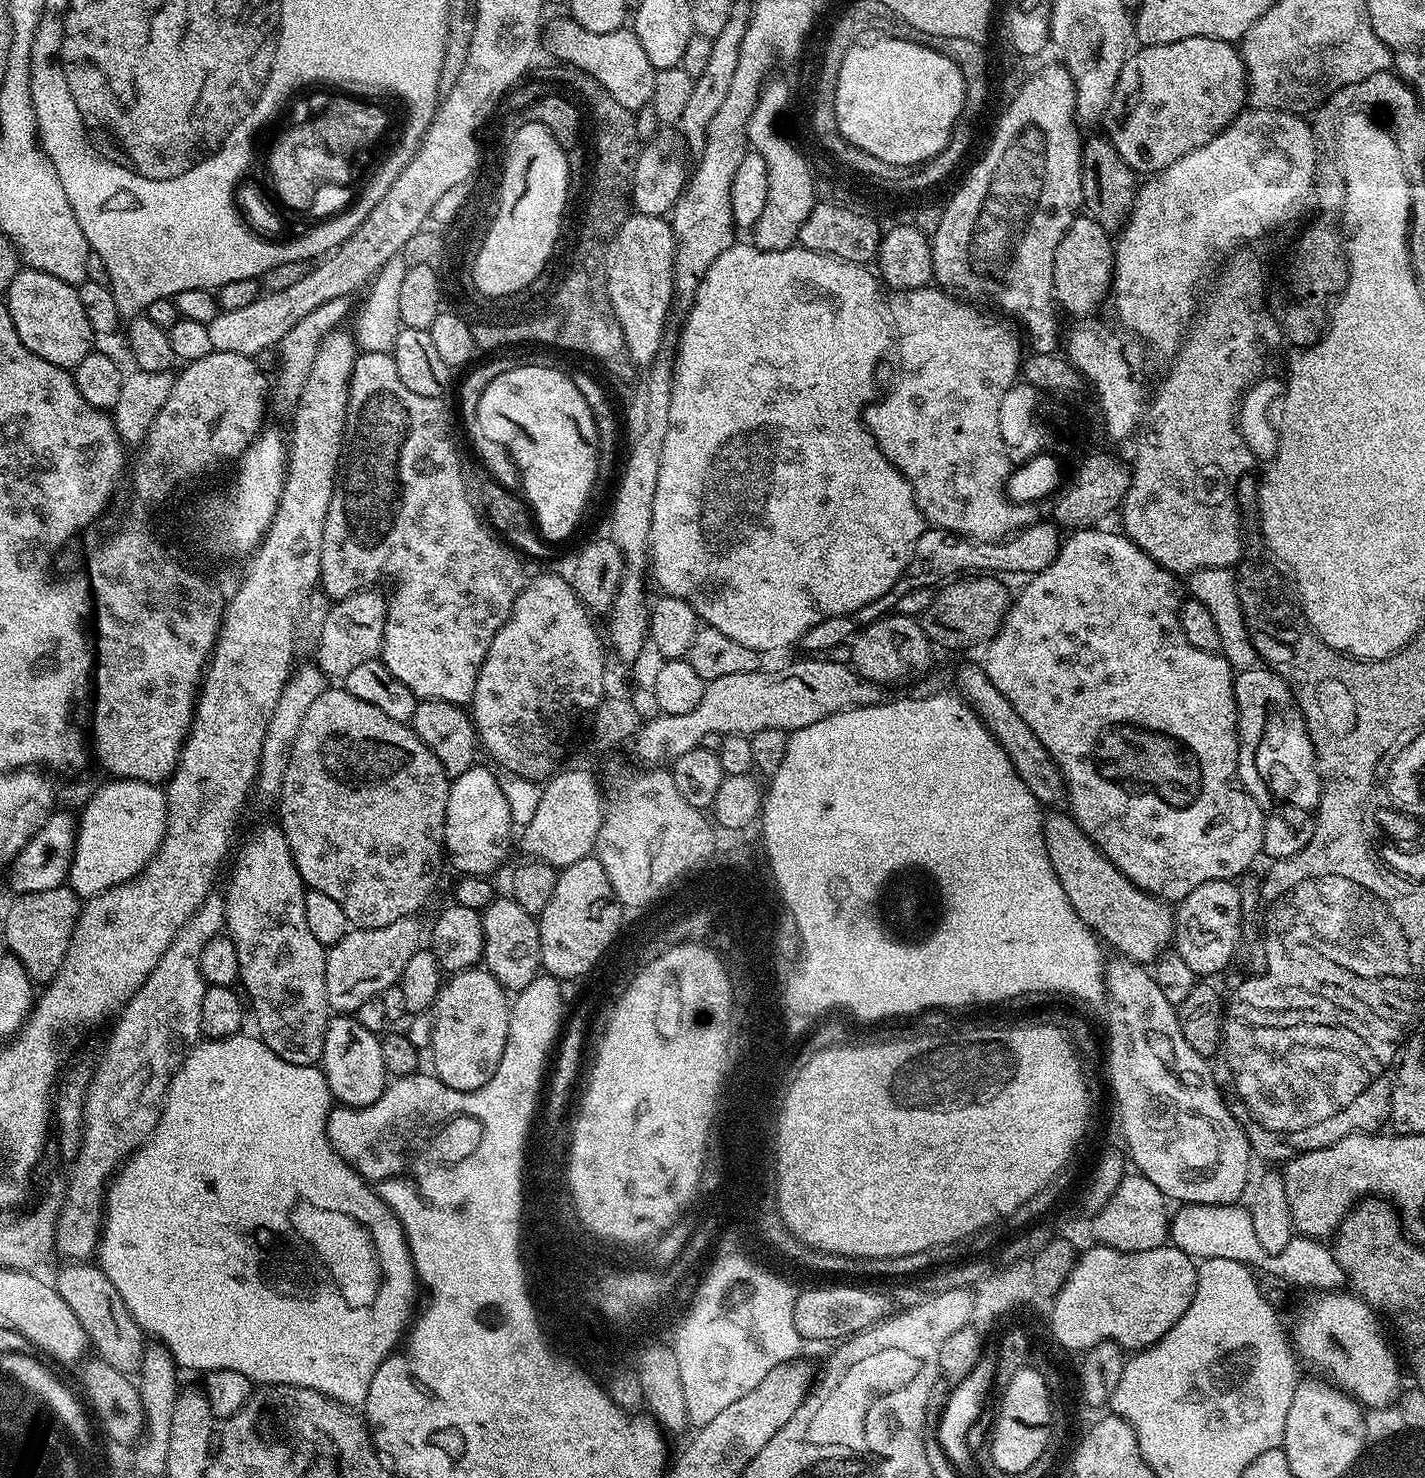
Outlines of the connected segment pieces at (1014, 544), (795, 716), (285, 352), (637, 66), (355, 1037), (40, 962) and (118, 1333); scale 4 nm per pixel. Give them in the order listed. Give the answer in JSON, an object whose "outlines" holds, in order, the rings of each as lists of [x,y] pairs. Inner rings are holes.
{"outlines":[[[[1037,519],[1036,523],[1027,524],[1019,532],[1002,540],[972,540],[968,536],[959,536],[958,533],[945,528],[925,527],[914,546],[912,560],[907,570],[885,595],[888,600],[897,600],[902,598],[902,594],[910,594],[910,590],[935,589],[961,574],[1004,574],[1000,572],[1035,574],[1046,570],[1046,566],[1050,566],[1050,562],[1054,562],[1054,558],[1060,552],[1062,543],[1061,529],[1051,519],[1048,520]]],[[[826,658],[812,659],[816,660],[800,660],[781,672],[761,670],[750,674],[729,674],[727,678],[707,681],[702,702],[698,702],[690,714],[656,714],[653,720],[648,718],[643,721],[634,737],[637,758],[649,760],[649,765],[660,766],[677,760],[686,754],[686,750],[700,747],[706,734],[750,737],[767,728],[791,734],[802,726],[822,722],[822,718],[833,716],[845,708],[865,708],[867,704],[878,704],[885,699],[885,689],[881,685],[867,680],[847,663],[822,660]]],[[[349,296],[334,298],[333,301],[326,302],[325,305],[318,306],[315,310],[310,310],[309,314],[301,319],[290,330],[289,334],[283,336],[278,345],[278,374],[279,382],[276,394],[269,397],[268,408],[276,416],[285,419],[295,415],[297,404],[302,396],[302,389],[306,386],[306,379],[309,378],[310,367],[314,364],[314,357],[317,348],[324,340],[326,334],[335,331],[339,324],[348,314],[351,313],[354,304]]],[[[564,18],[554,21],[549,28],[547,25],[546,48],[561,64],[588,68],[593,76],[599,77],[615,92],[623,107],[637,110],[652,102],[658,69],[652,65],[650,58],[646,58],[646,50],[642,50],[642,42],[638,42],[631,27],[625,26],[610,34],[590,34],[590,30],[582,30],[578,22]]],[[[336,1014],[328,1021],[322,1054],[318,1061],[333,1101],[346,1108],[365,1108],[383,1094],[390,1083],[386,1062],[382,1062],[381,1037],[366,1030],[352,1014]]],[[[65,886],[54,890],[42,890],[38,894],[17,895],[15,899],[4,916],[4,940],[8,943],[7,951],[16,956],[18,962],[22,962],[22,966],[26,966],[26,974],[33,982],[40,986],[47,985],[64,961],[68,943],[76,929],[76,919],[80,916],[81,897],[77,896],[72,887]]],[[[92,1262],[65,1263],[65,1268],[54,1279],[55,1290],[62,1302],[74,1310],[74,1318],[82,1322],[82,1330],[86,1330],[88,1343],[95,1355],[120,1372],[135,1373],[142,1355],[141,1345],[136,1345],[136,1322],[130,1310],[126,1310],[126,1302],[122,1302],[118,1290],[114,1290],[110,1278],[106,1278],[104,1271],[95,1263],[90,1263]]]]}

